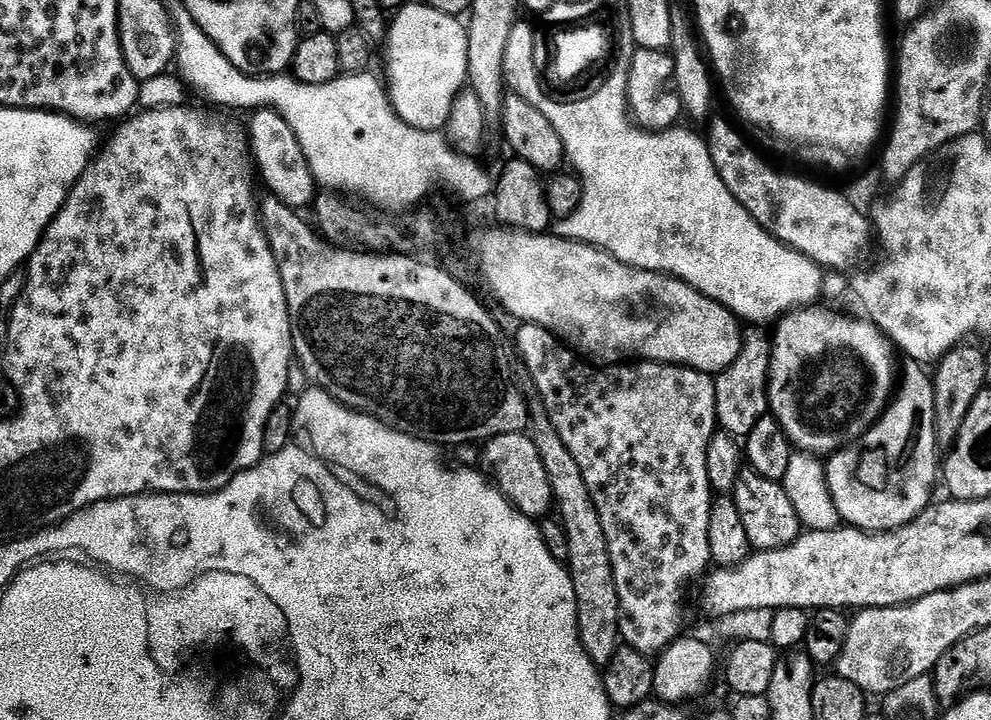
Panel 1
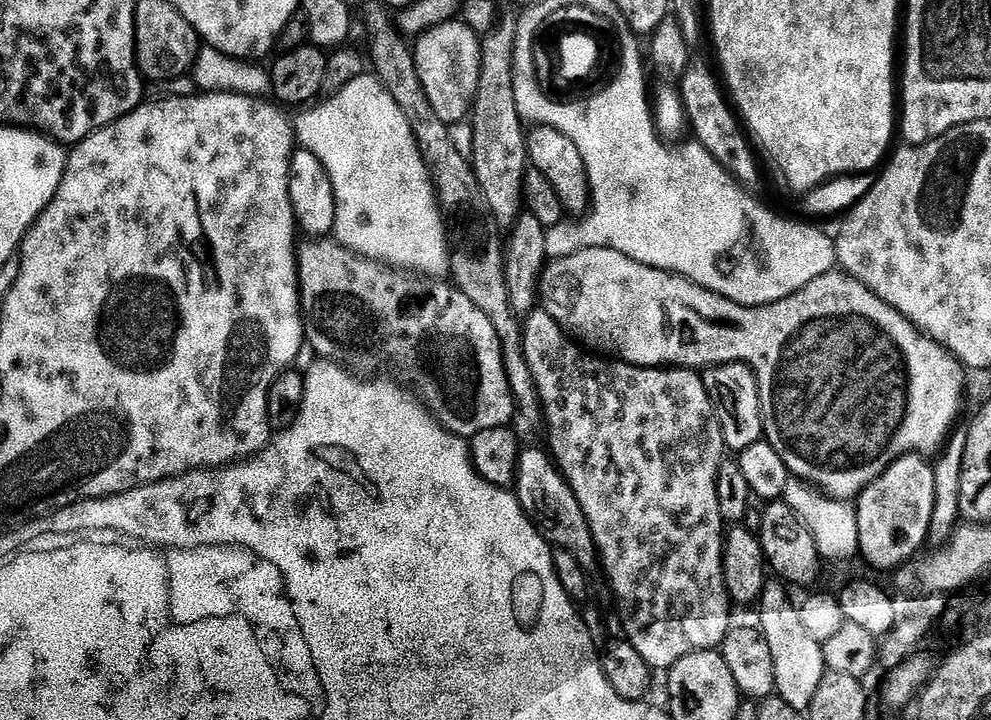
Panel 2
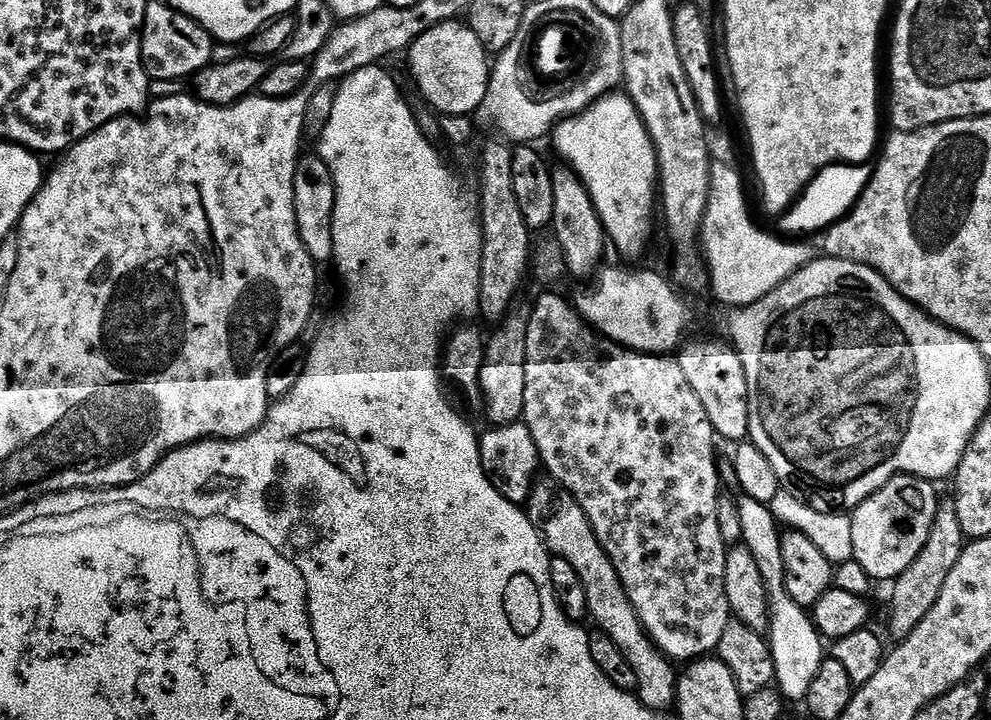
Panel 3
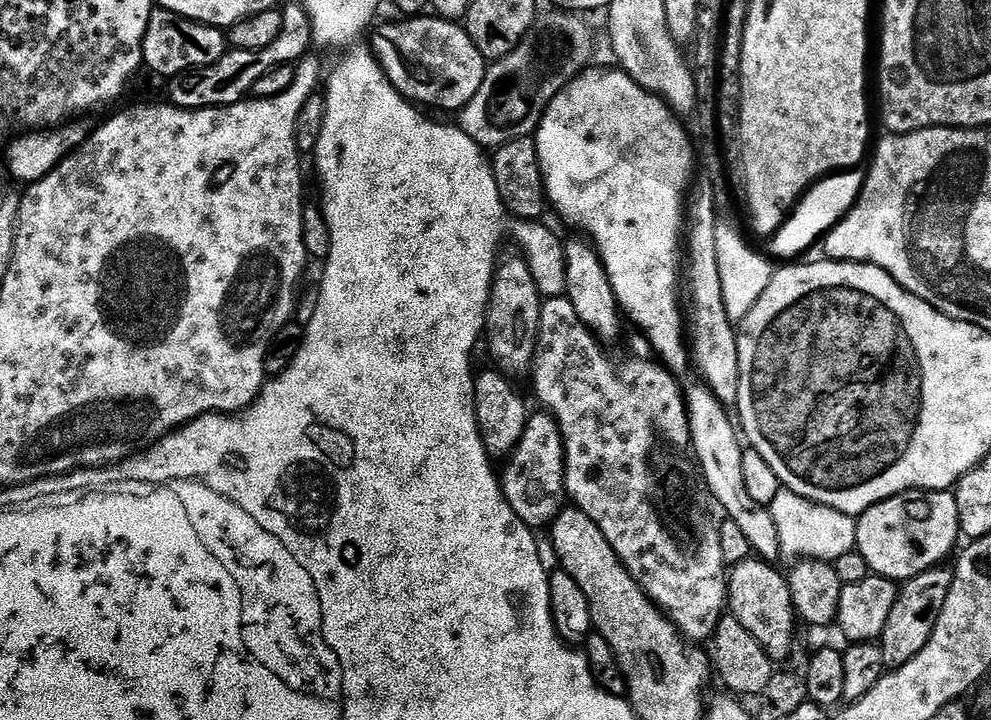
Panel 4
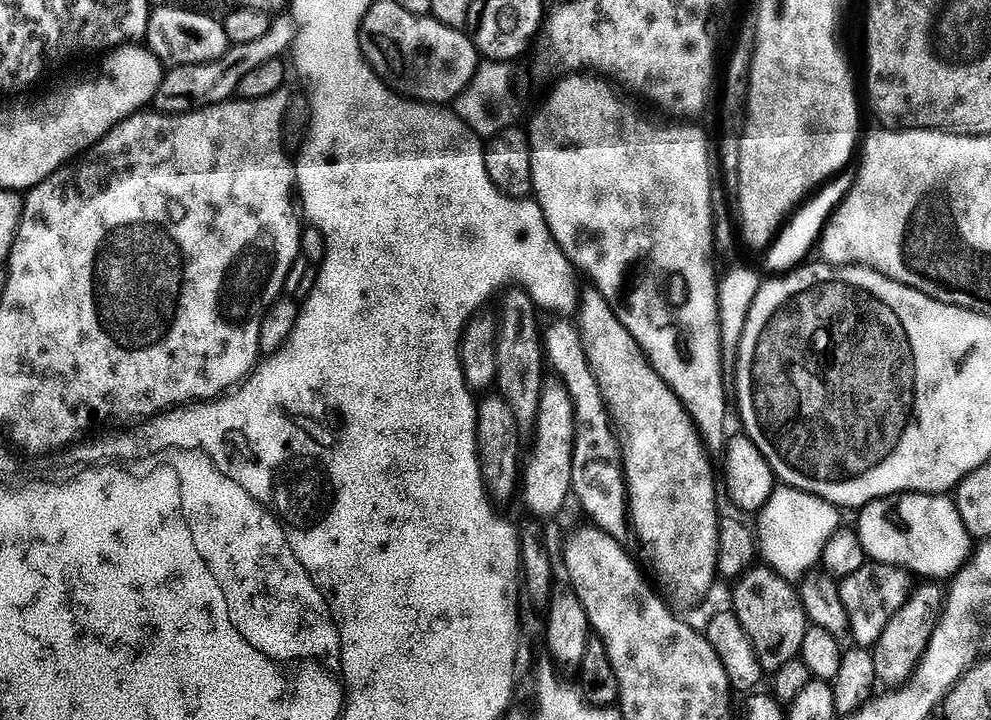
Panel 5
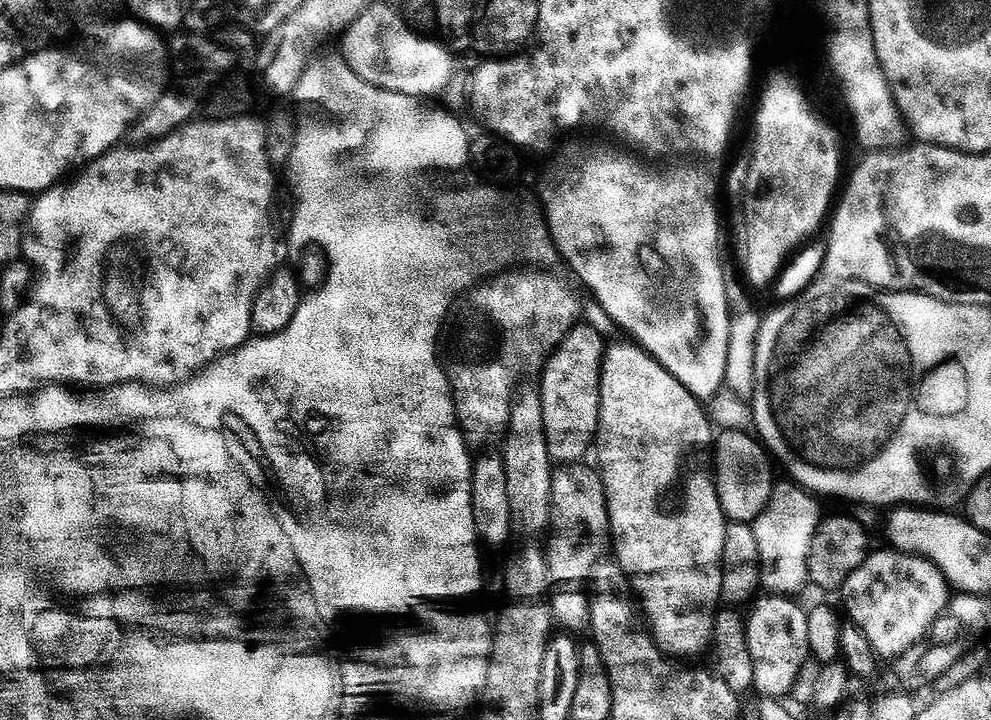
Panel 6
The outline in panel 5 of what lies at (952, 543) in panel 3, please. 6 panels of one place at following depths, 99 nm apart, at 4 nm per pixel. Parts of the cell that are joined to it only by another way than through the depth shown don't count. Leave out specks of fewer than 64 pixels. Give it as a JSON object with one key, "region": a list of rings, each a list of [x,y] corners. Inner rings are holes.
{"region":[[[936,584],[922,586],[905,601],[905,604],[887,624],[882,638],[873,649],[875,658],[875,674],[877,681],[888,688],[898,688],[907,683],[909,677],[915,672],[925,649],[939,627],[946,603],[944,592]]]}

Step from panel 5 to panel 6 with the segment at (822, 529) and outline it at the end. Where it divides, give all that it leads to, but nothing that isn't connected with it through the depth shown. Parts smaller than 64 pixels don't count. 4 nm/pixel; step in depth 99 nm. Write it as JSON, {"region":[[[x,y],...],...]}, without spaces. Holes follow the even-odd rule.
{"region":[[[787,482],[775,489],[772,501],[766,506],[766,510],[754,522],[756,537],[758,538],[758,550],[760,551],[760,578],[765,591],[775,595],[798,596],[805,586],[808,586],[808,560],[810,546],[814,542],[814,534],[820,528],[822,513],[816,505],[817,497],[809,494],[805,489],[795,483]]]}

